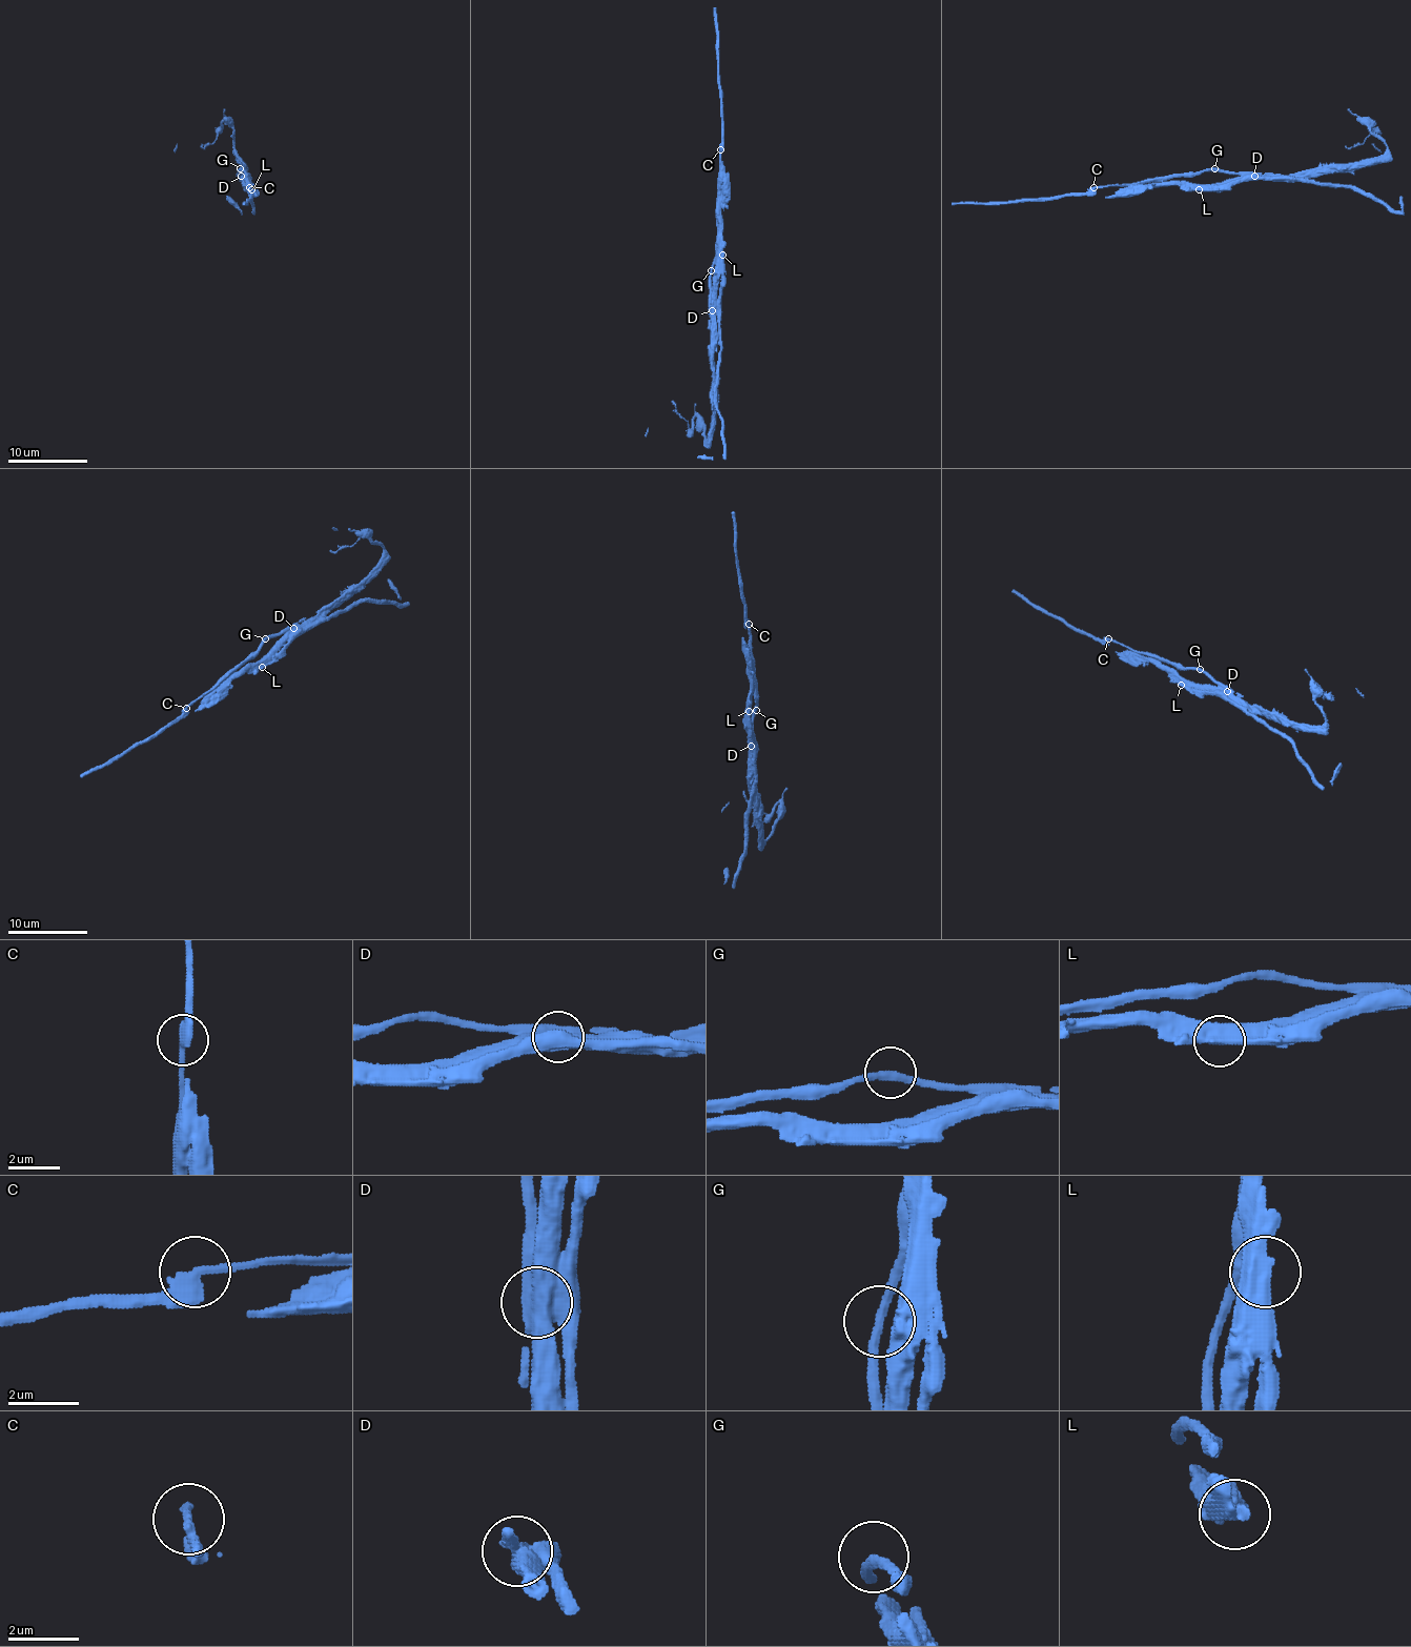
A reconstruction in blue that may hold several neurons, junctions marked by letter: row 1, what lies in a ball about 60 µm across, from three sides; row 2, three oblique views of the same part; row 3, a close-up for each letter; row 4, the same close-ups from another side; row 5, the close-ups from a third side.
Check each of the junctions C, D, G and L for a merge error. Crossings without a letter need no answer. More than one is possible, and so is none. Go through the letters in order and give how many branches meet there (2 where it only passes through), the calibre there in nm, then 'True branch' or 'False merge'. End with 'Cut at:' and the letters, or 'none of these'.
C: Branches: 2. Thickness 340 nm. True branch
D: Branches: 2. Thickness 700 nm. False merge
G: Branches: 2. Thickness 260 nm. True branch
L: Branches: 2. Thickness 550 nm. False merge
Cut at: D, L

